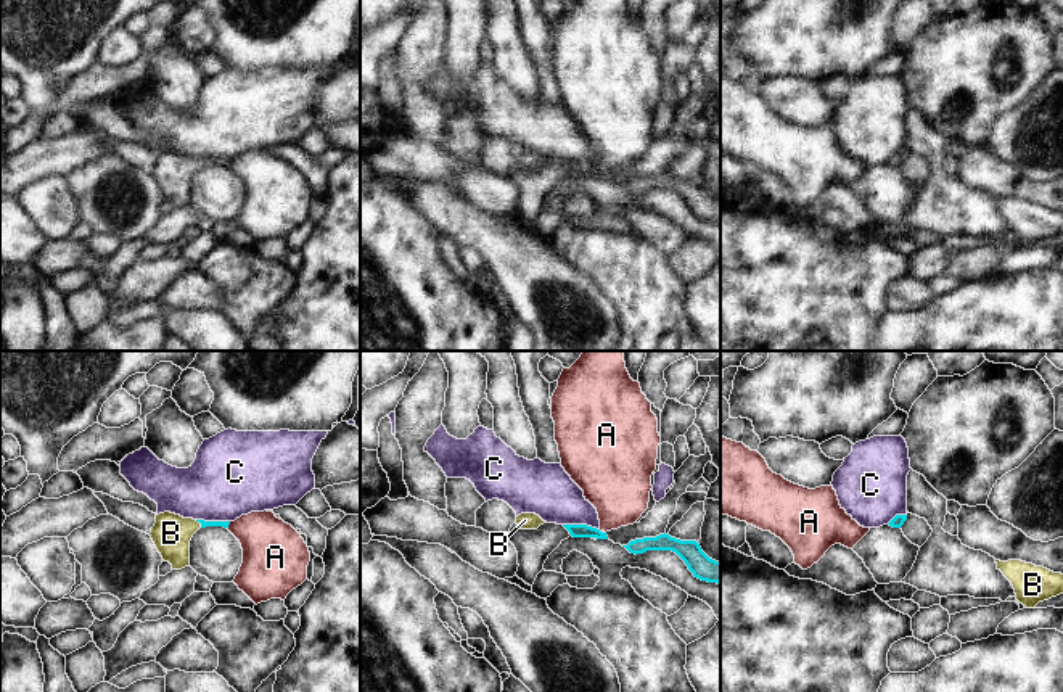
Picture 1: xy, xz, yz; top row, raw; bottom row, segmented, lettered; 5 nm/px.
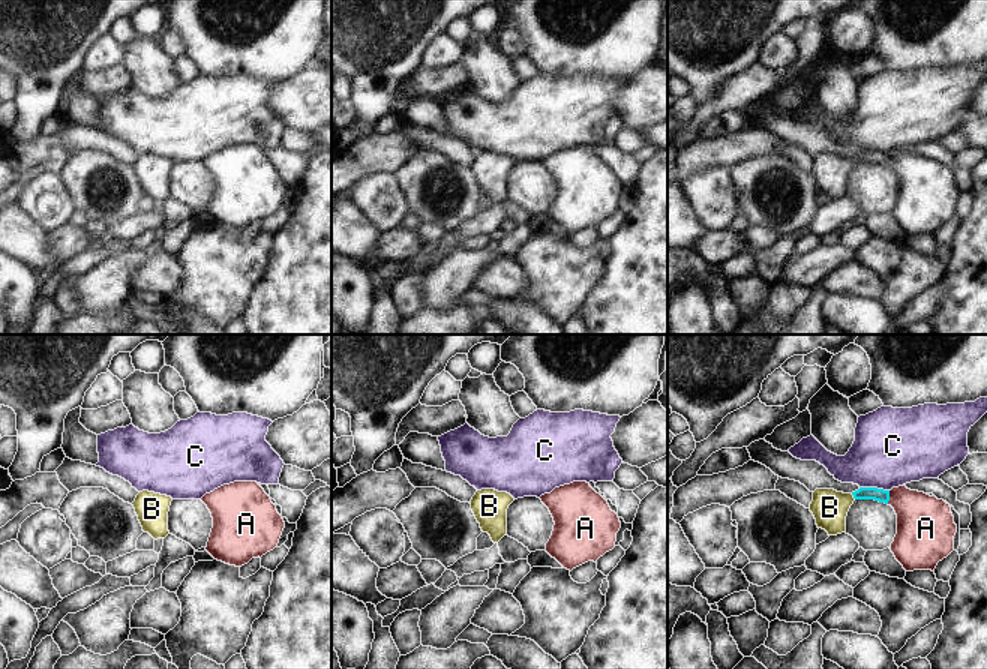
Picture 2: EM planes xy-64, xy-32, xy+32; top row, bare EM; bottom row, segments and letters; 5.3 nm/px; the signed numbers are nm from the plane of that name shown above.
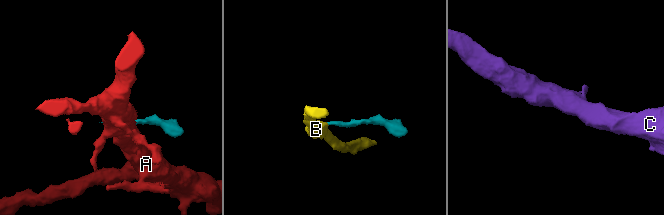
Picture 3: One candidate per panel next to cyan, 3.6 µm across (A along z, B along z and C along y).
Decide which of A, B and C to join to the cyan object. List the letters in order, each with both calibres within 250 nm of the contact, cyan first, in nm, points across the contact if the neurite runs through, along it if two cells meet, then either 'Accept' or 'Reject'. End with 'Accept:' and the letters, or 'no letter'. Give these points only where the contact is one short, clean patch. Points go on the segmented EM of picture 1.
A: Thickness 30 nm (cyan) against 280 nm. Boundary: xy (230, 522), (227, 528). Reject
B: Thickness 30 nm (cyan) against 190 nm. Path across: xy (203, 523), (200, 522), (171, 533). Accept
C: Thickness 60 nm (cyan) against 260 nm. Boundary: xz (563, 523), (586, 523), (603, 533). Reject
Accept: B

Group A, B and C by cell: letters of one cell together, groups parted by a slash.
A / B / C

